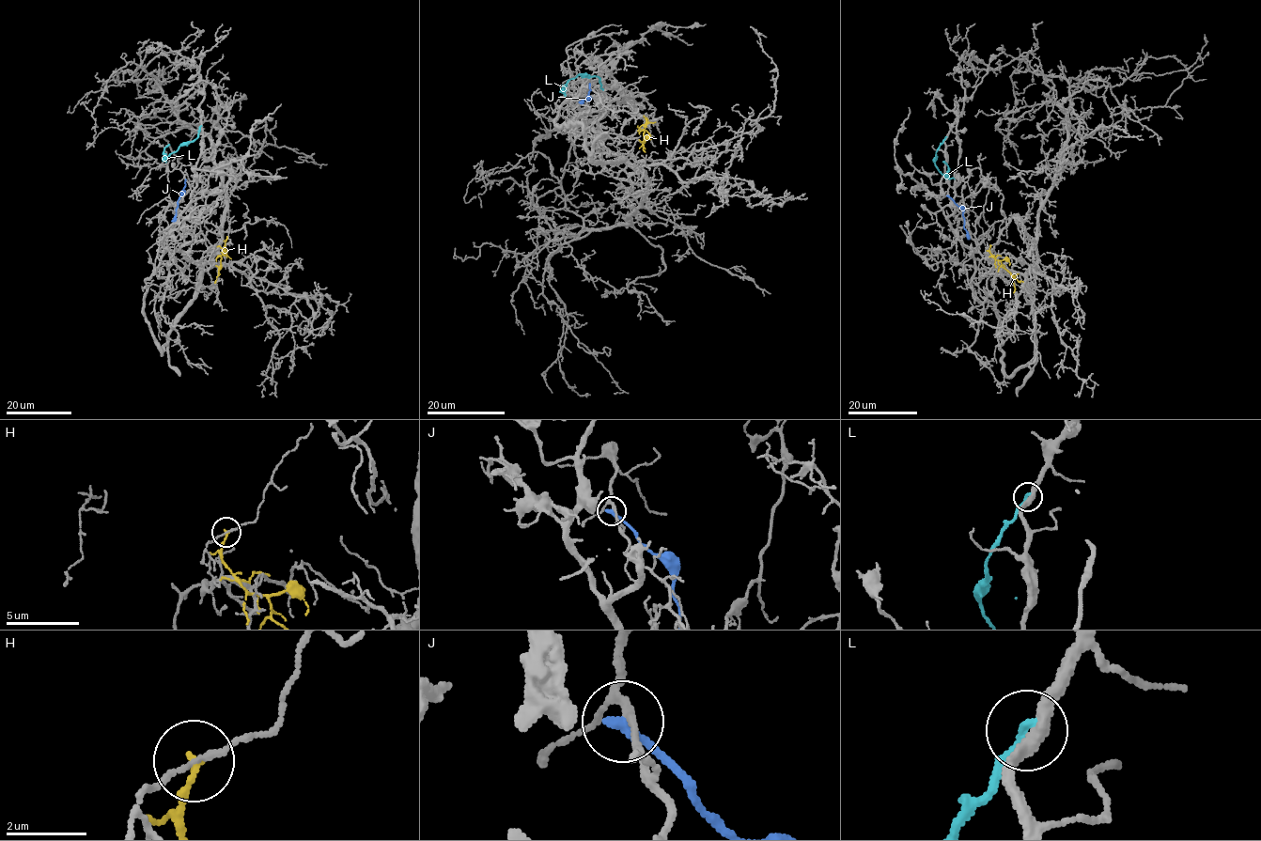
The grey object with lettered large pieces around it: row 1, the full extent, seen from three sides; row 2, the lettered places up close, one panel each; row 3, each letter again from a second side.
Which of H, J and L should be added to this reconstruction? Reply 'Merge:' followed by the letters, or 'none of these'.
Merge: none of these

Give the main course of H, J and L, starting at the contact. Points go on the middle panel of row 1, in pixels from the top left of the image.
H: (648, 120), (646, 118), (642, 142), (638, 140)
J: (589, 85), (588, 98), (579, 102)
L: (602, 89), (597, 76), (578, 74), (567, 85)

